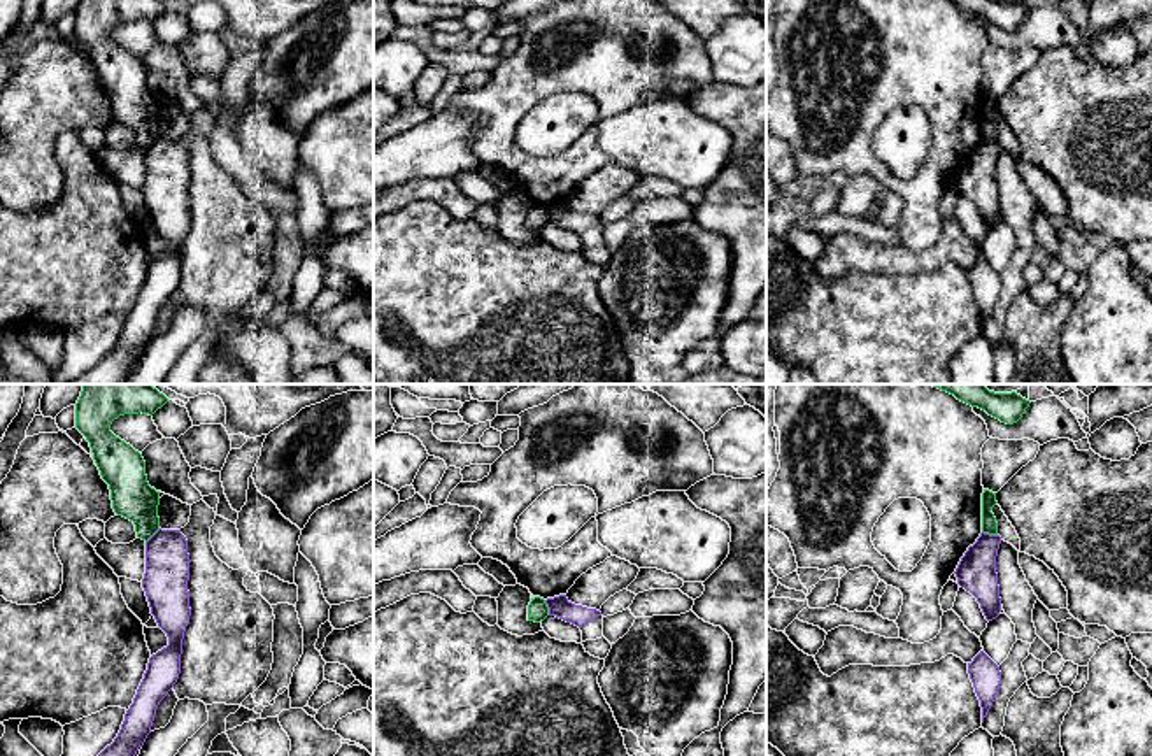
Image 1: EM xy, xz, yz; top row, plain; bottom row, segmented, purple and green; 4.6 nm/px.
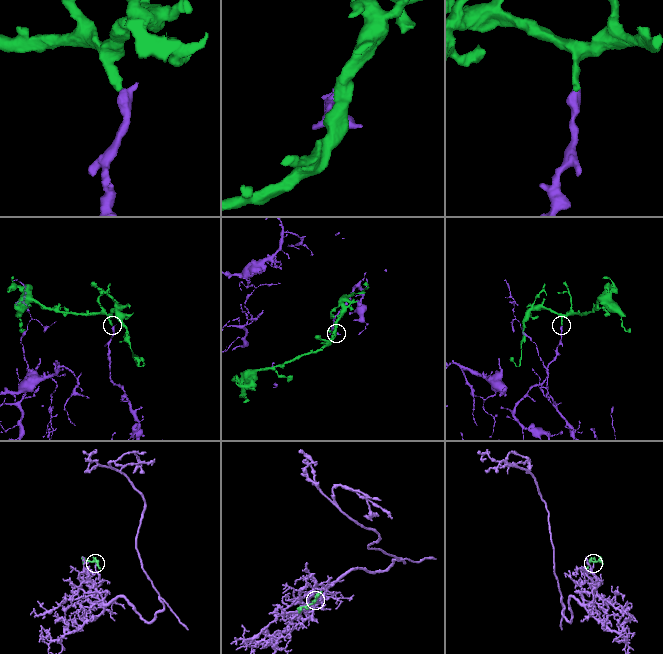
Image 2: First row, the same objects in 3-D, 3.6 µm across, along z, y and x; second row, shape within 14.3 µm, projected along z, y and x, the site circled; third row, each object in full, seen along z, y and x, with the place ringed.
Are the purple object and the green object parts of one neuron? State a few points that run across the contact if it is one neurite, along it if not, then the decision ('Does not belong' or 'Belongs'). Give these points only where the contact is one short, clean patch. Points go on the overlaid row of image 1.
Line: xz (544, 600), (549, 614). Does not belong

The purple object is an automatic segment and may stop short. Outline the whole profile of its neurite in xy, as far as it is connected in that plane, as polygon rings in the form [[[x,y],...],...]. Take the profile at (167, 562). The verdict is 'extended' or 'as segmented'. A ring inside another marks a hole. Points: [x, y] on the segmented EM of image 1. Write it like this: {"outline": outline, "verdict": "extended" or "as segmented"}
{"outline": [[[158,530],[146,542],[146,574],[142,588],[146,591],[151,614],[158,626],[167,633],[168,645],[149,658],[147,670],[137,689],[133,703],[124,714],[124,721],[114,742],[107,745],[98,756],[135,756],[144,745],[156,716],[160,702],[168,695],[181,674],[182,638],[189,623],[189,554],[188,540],[181,530]]], "verdict": "as segmented"}

